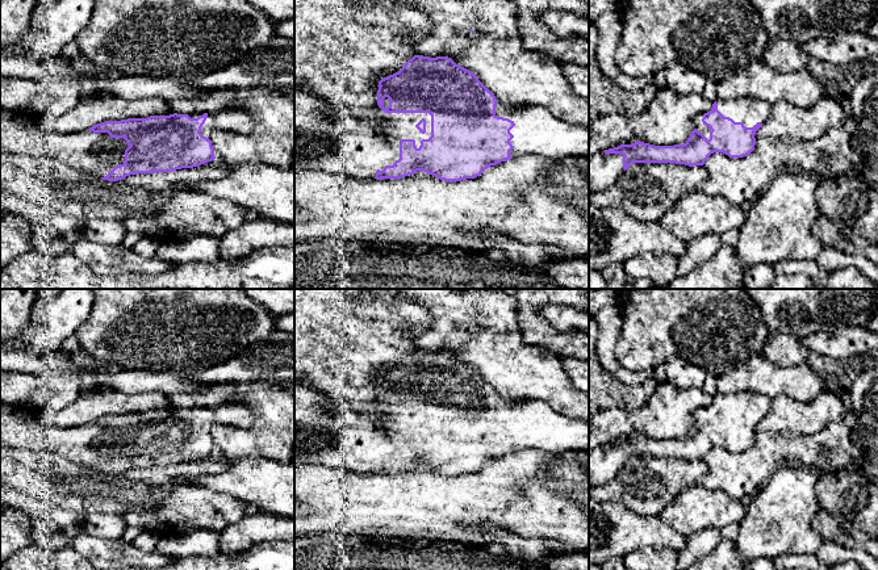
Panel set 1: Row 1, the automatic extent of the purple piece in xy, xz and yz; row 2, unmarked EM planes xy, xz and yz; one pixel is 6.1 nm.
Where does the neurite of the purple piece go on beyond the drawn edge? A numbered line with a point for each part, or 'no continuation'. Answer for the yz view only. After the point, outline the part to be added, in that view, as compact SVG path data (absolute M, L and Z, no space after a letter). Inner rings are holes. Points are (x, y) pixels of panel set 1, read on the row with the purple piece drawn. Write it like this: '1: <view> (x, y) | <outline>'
1: yz (749, 110) | M752 96L716 100L716 104L724 117L743 122L745 127L753 127L757 122L765 123L770 117L772 104Z
2: yz (605, 170) | M597 152L589 158L589 196L612 186L623 173L623 155Z

